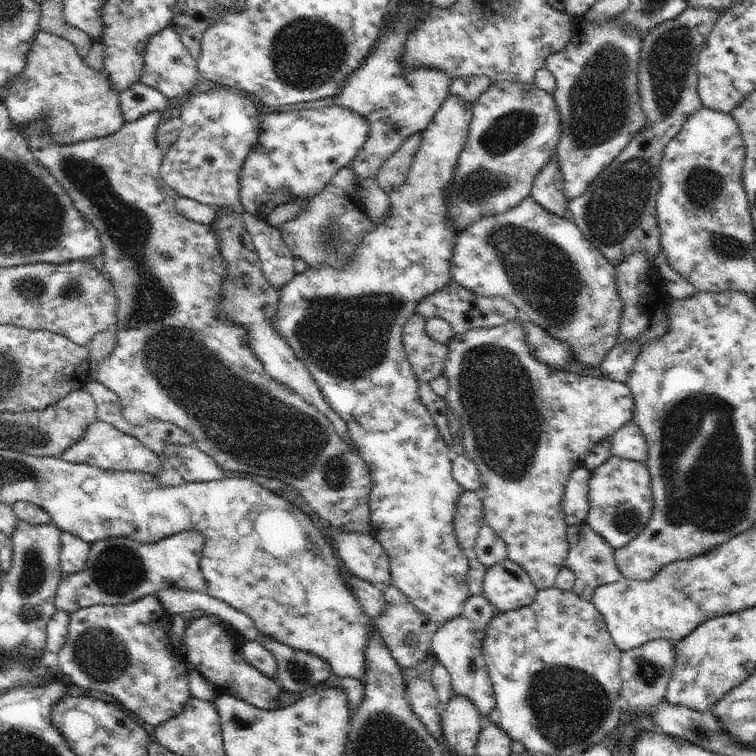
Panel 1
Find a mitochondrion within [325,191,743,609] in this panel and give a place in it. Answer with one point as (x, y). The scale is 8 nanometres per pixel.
(494, 387)

